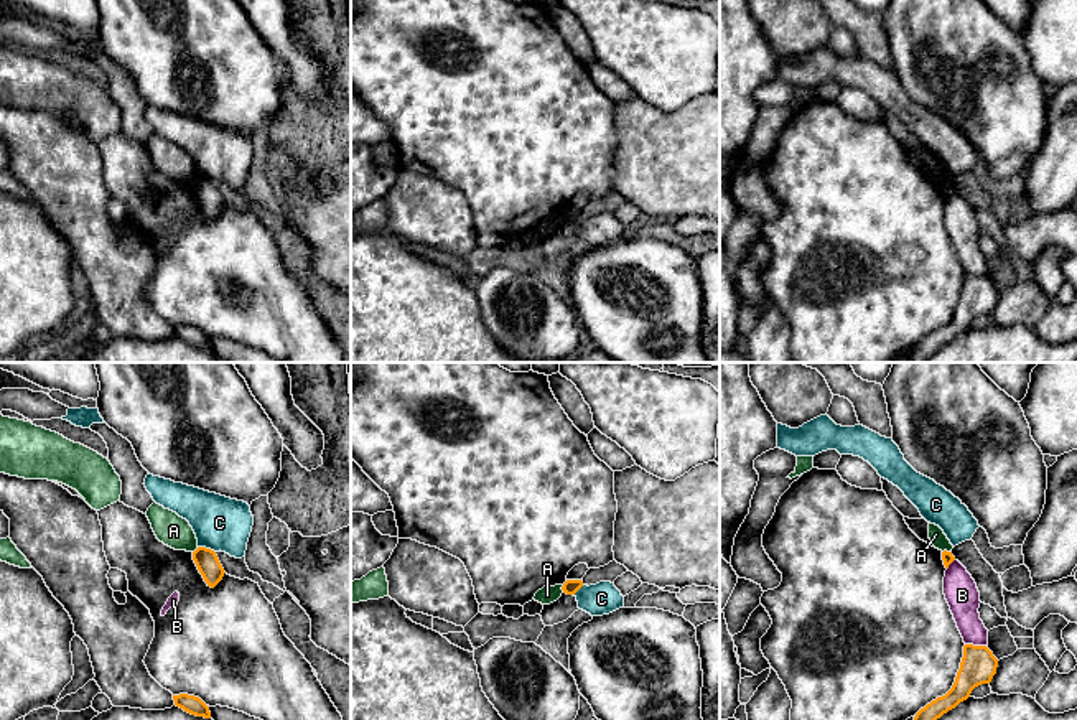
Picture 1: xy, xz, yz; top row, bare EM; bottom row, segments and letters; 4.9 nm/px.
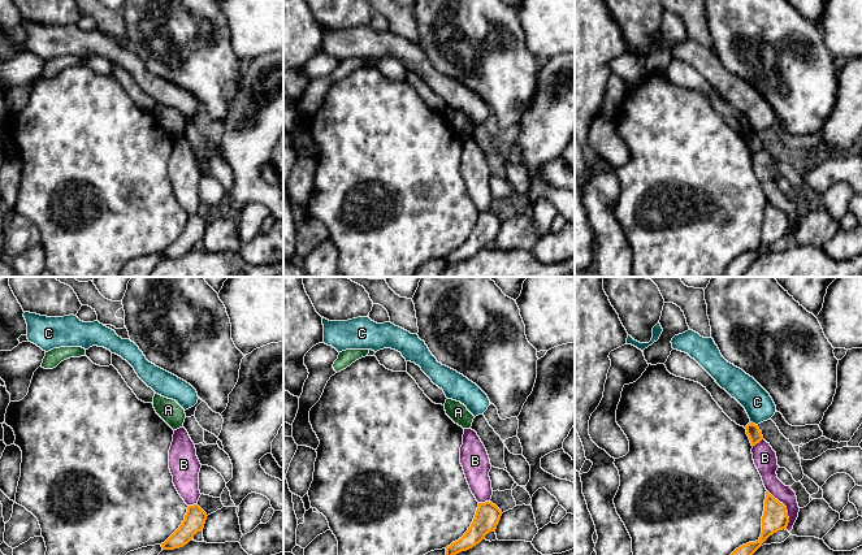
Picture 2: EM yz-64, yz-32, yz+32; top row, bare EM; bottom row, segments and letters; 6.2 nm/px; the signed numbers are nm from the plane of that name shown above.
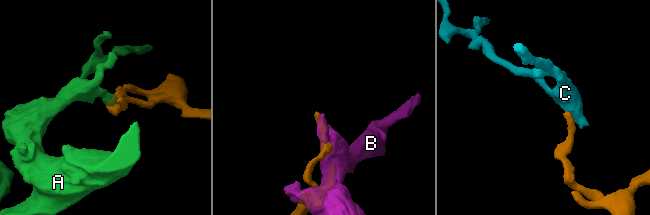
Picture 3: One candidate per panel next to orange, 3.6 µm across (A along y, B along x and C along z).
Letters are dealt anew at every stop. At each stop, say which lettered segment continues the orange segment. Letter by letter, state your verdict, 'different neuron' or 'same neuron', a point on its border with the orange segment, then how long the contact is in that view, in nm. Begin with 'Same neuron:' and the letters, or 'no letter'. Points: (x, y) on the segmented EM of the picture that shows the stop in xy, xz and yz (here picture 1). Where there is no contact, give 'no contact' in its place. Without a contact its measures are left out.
Same neuron: no letter
A: different neuron; contact xz (562, 589); length 40 nm
B: different neuron; contact yz (977, 646); length 110 nm
C: different neuron; contact xy (205, 547); length 90 nm

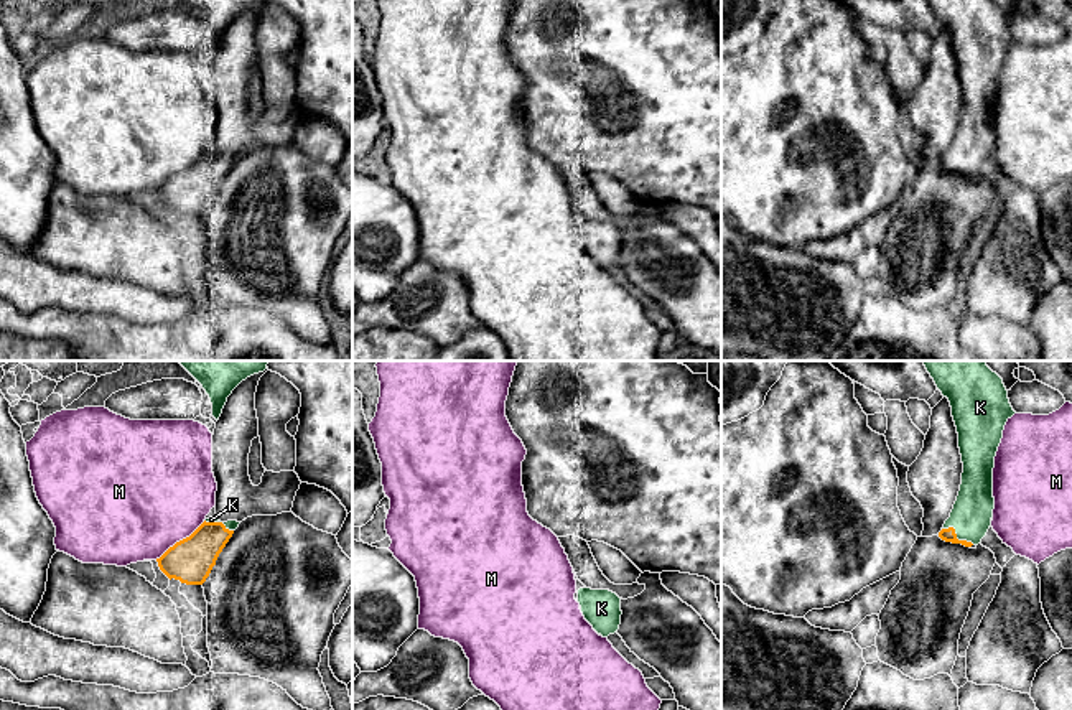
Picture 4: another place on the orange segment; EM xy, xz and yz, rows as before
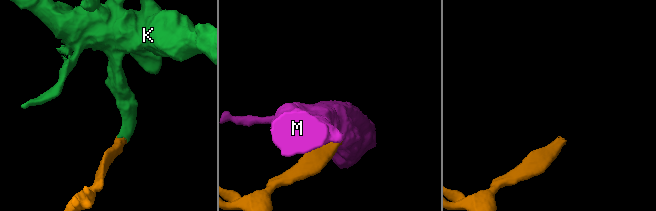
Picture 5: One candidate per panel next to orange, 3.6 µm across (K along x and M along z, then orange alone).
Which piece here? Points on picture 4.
Same neuron: K
K: same neuron; contact yz (955, 536); length 180 nm
M: different neuron; contact xy (180, 541); length 320 nm

